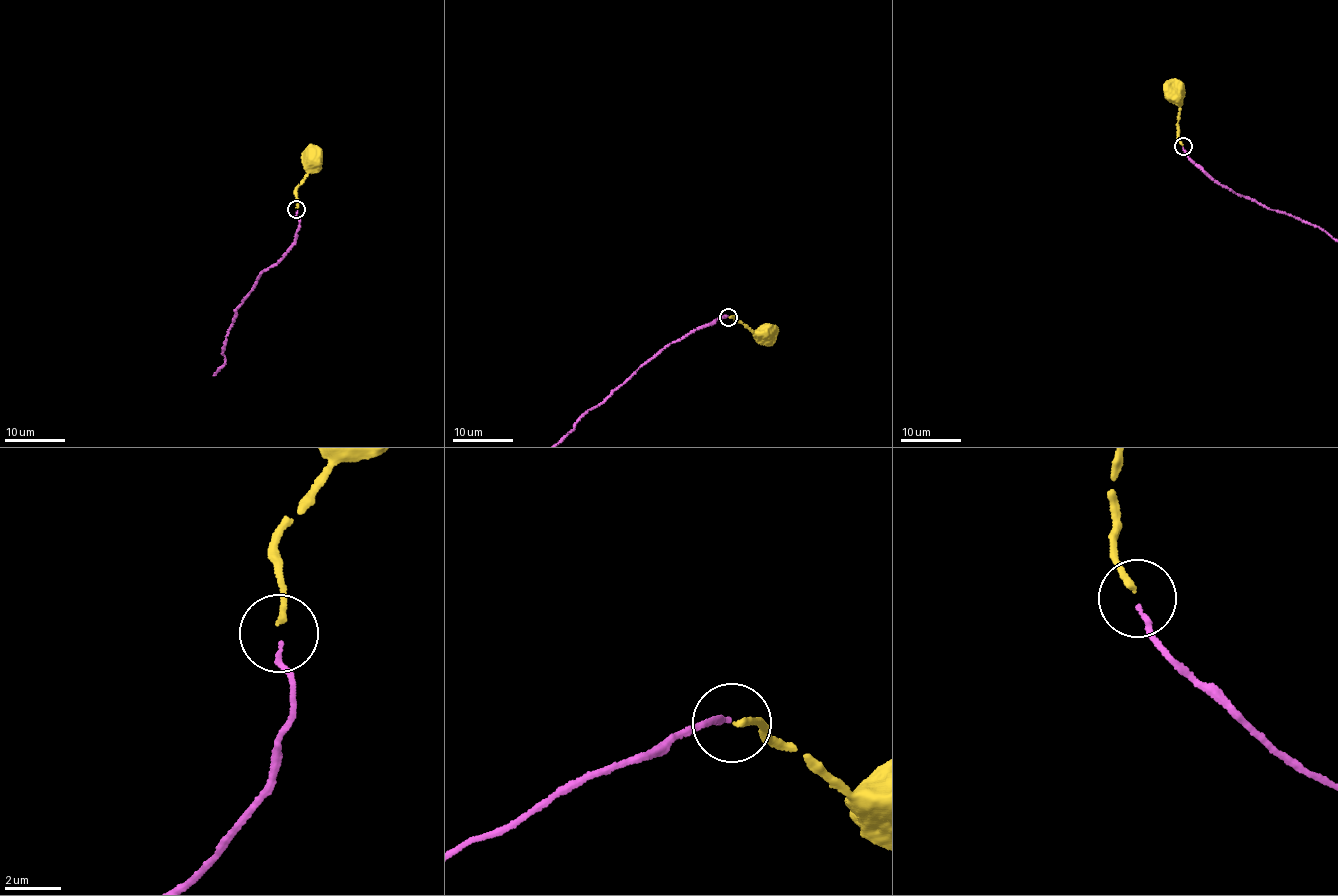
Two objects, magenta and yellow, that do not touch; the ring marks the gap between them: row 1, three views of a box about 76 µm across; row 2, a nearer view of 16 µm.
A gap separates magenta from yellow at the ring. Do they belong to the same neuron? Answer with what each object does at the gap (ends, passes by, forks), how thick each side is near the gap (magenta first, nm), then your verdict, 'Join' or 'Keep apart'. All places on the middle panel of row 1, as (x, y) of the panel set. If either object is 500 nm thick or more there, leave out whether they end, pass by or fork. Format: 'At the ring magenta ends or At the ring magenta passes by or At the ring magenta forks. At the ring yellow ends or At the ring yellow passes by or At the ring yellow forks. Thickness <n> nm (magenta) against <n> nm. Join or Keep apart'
At the ring magenta ends. At the ring yellow ends. Thickness 170 nm (magenta) against 240 nm. Join

